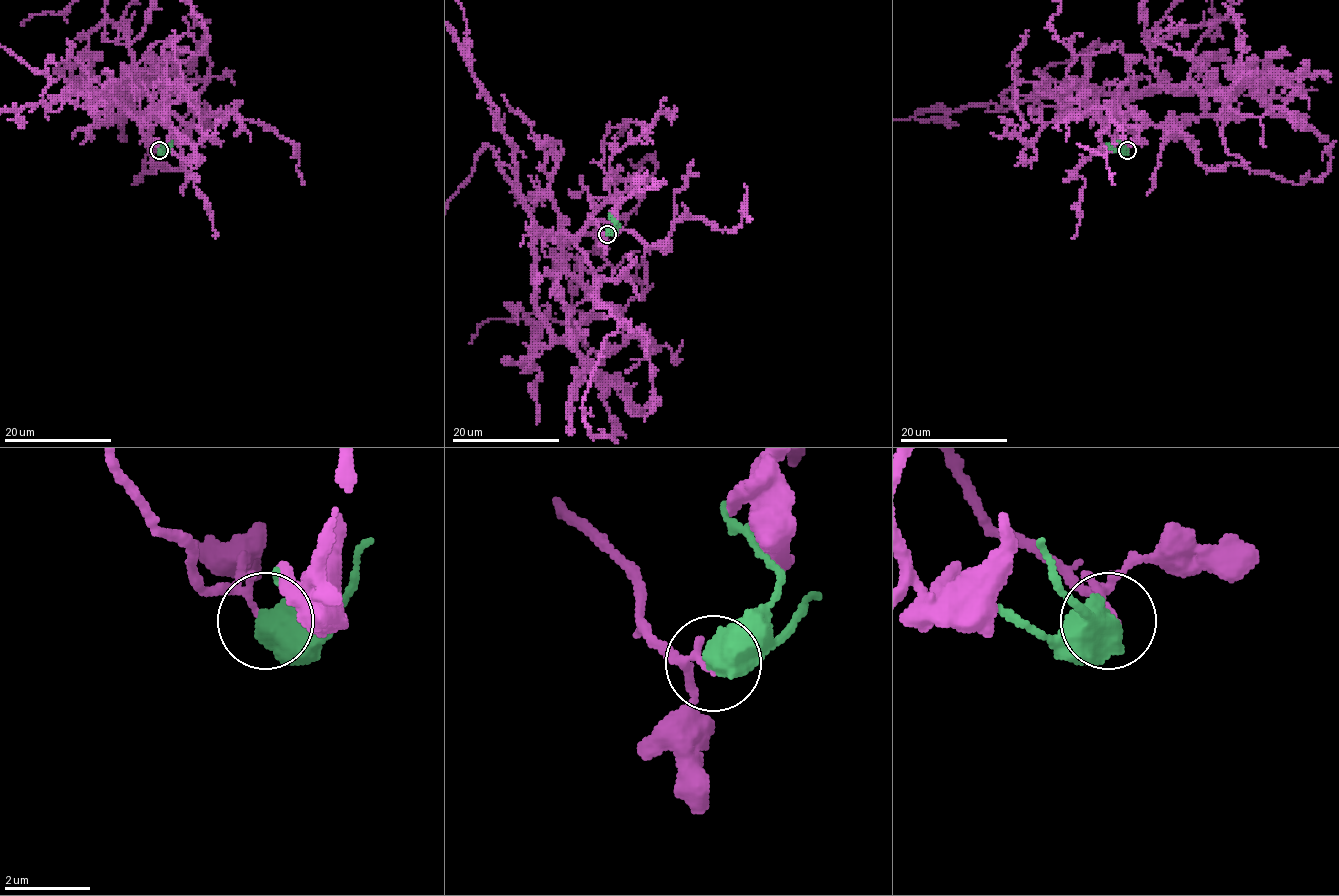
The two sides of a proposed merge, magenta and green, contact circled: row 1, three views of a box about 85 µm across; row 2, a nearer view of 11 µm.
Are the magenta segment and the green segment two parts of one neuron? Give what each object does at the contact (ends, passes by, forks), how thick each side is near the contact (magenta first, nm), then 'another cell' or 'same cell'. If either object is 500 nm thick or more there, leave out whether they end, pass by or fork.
calibres 100 and 750 nm; another cell

